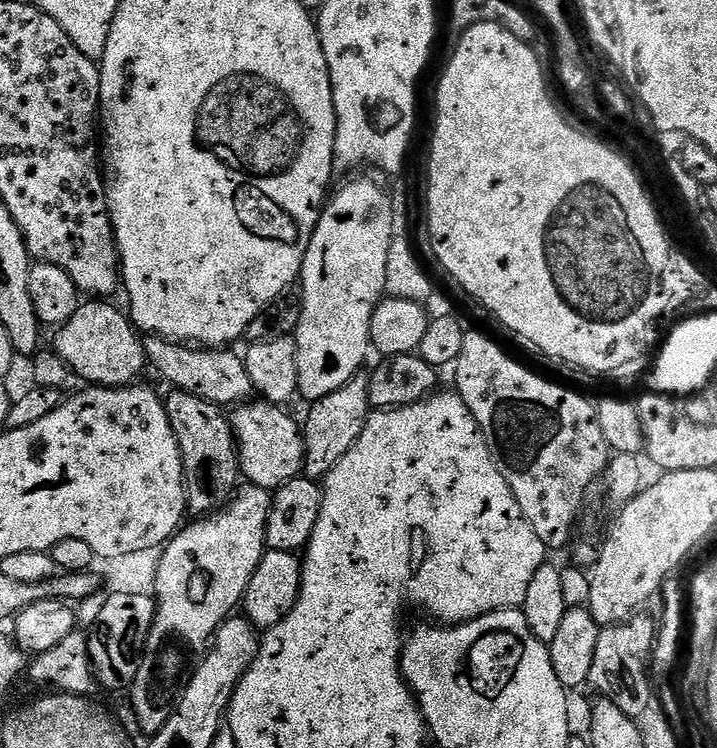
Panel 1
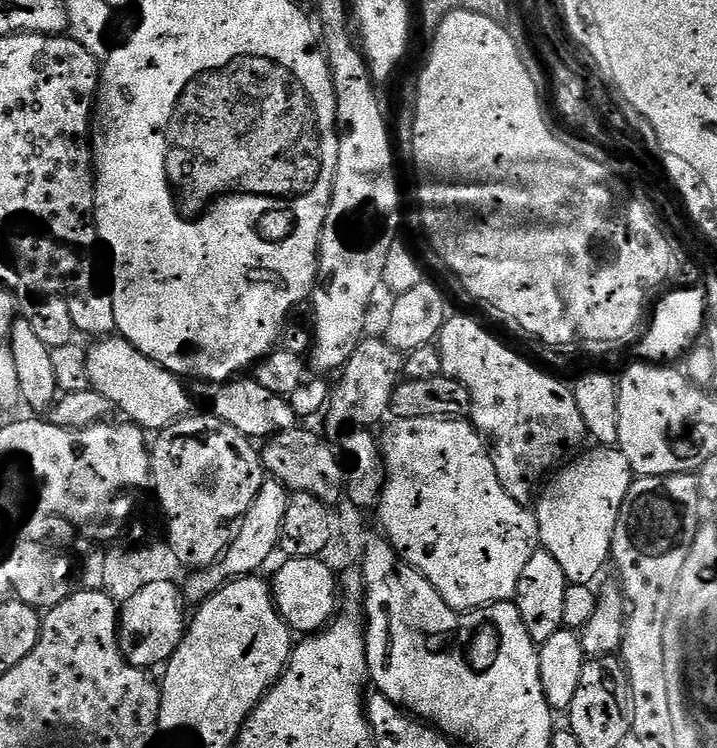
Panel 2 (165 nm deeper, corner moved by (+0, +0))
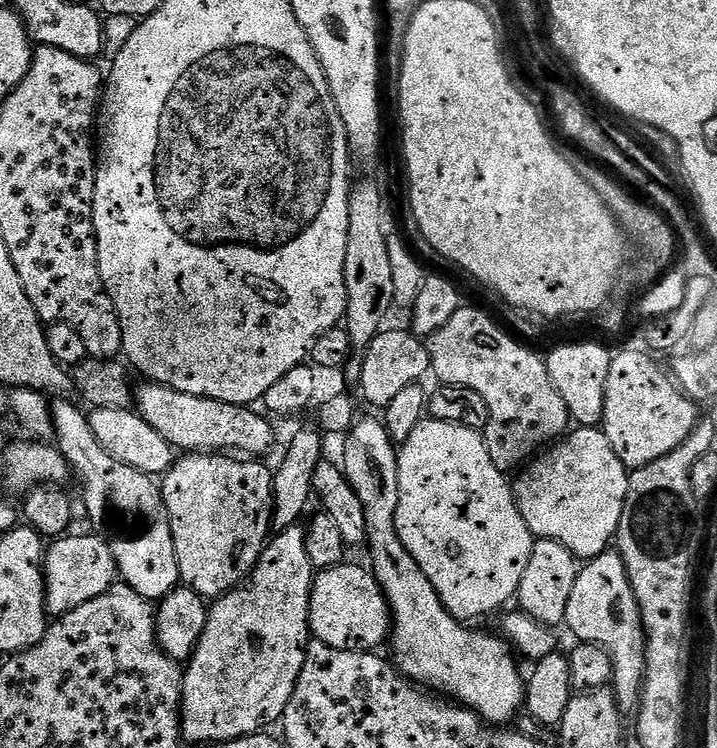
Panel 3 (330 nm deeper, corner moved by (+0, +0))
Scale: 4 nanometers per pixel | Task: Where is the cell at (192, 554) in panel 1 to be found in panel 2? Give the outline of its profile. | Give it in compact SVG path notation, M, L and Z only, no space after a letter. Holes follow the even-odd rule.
M275 478L265 479L262 490L258 494L258 498L252 504L252 508L244 515L242 523L235 529L232 537L232 543L228 546L228 551L224 553L222 559L213 564L211 568L201 568L193 571L186 580L186 592L189 597L192 596L196 602L203 601L205 598L212 595L219 588L224 587L229 580L242 576L251 576L259 573L260 567L271 558L272 555L277 555L280 547L280 535L282 534L282 522L286 522L286 508L290 499L289 489L285 488L279 480Z

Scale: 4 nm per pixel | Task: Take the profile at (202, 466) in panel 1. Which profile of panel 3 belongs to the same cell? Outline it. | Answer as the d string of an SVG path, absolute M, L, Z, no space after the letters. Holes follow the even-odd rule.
M184 454L165 472L160 484L168 517L172 523L172 537L176 543L178 570L183 587L205 598L219 598L239 588L256 569L264 545L270 539L272 527L271 467L256 458L237 458L232 454Z

